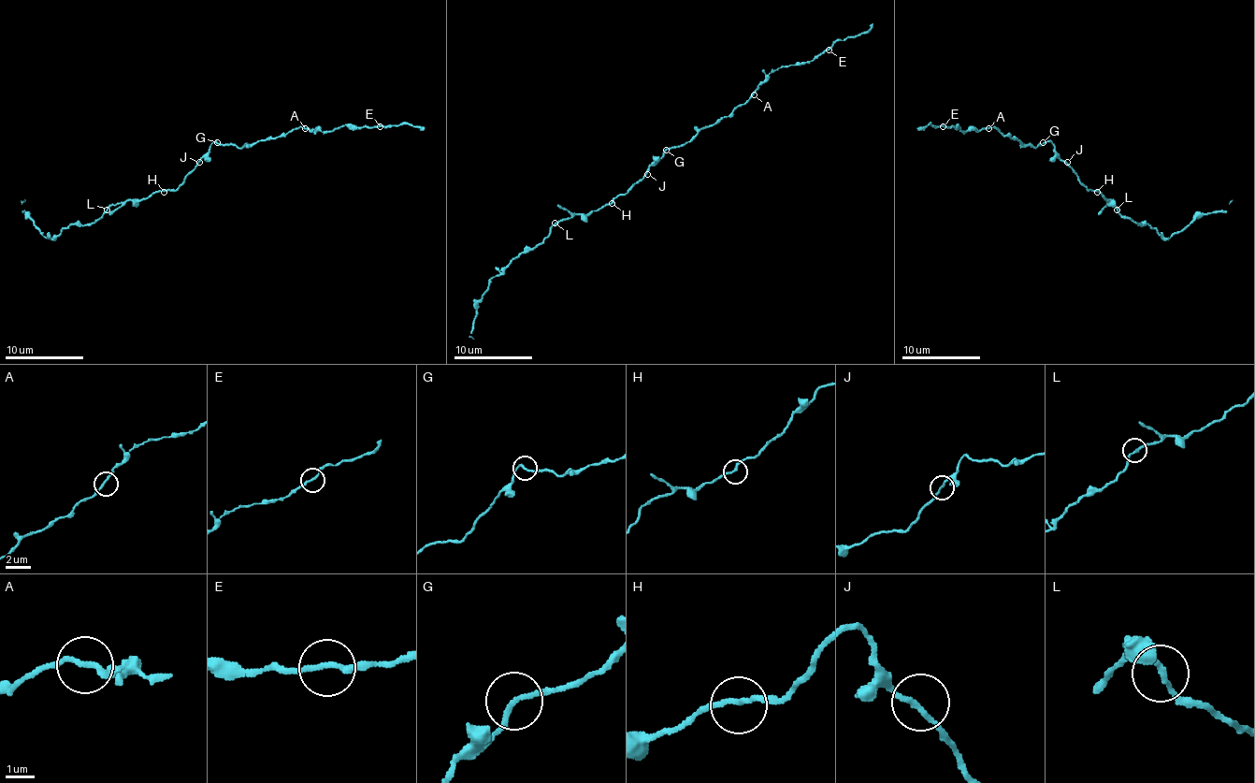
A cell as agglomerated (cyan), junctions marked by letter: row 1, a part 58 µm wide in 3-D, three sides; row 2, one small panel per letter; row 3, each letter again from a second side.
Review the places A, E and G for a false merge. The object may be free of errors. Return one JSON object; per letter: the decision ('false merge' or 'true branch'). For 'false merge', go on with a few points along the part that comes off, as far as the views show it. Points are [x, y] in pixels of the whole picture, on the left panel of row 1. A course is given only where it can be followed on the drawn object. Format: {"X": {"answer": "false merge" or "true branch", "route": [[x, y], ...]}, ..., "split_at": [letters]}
{"A": {"answer": "true branch"}, "E": {"answer": "true branch"}, "G": {"answer": "true branch"}, "split_at": []}

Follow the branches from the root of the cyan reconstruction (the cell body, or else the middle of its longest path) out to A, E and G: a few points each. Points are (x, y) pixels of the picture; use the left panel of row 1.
A: (197, 164), (213, 142), (242, 148), (266, 138), (283, 137), (294, 128), (305, 128)
E: (197, 164), (213, 142), (242, 148), (266, 138), (283, 137), (299, 126), (311, 130), (380, 126)
G: (197, 164), (209, 146), (217, 142)

